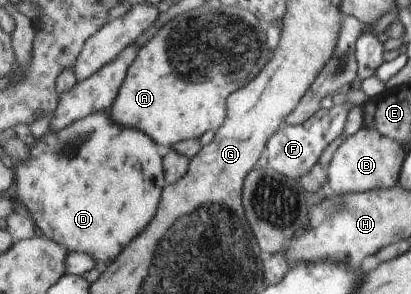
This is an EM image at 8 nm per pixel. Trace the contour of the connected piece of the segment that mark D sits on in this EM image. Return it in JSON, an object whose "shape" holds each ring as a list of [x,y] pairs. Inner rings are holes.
{"shape":[[[101,111],[100,113],[93,113],[91,116],[85,117],[80,121],[75,121],[69,128],[60,131],[49,131],[43,135],[35,143],[30,145],[31,152],[29,158],[24,161],[20,161],[17,167],[18,184],[18,200],[28,207],[28,210],[36,220],[39,229],[42,230],[49,238],[55,239],[57,242],[64,244],[70,250],[70,252],[77,251],[82,253],[92,254],[99,262],[113,262],[151,224],[151,220],[157,216],[157,212],[160,209],[161,201],[164,198],[164,190],[168,184],[168,174],[164,165],[165,149],[150,135],[142,130],[121,126],[112,115],[111,111]],[[91,152],[93,156],[95,154],[105,154],[99,160],[93,162],[91,166]]]}

